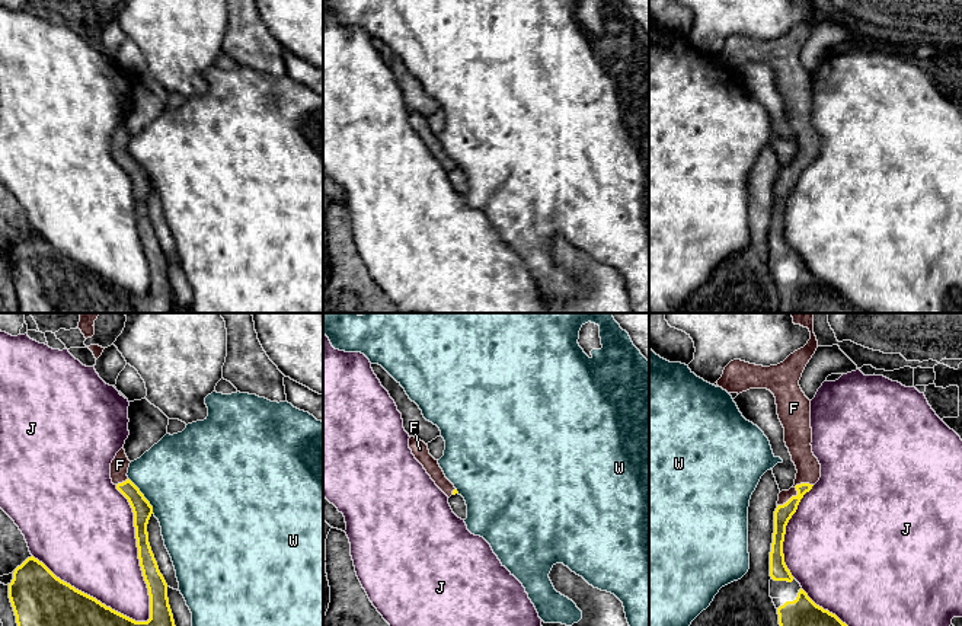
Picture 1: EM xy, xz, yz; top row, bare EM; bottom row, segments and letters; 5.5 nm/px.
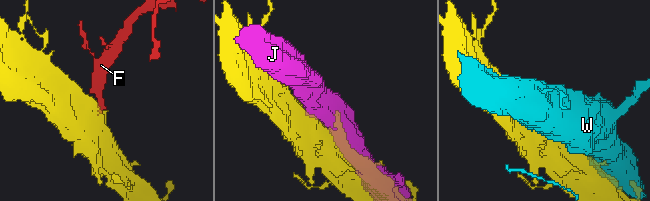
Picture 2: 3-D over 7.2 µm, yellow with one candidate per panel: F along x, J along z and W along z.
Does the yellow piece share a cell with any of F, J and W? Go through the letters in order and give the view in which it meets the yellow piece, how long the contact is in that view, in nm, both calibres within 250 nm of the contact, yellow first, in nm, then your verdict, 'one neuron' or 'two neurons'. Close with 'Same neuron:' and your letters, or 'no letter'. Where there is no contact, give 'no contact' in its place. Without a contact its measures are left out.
F: yz | 240 nm | 100/130 nm | one neuron
J: xy | 800 nm | 110/480 nm | two neurons
W: xy | 240 nm | 110/480 nm | two neurons
Same neuron: F

